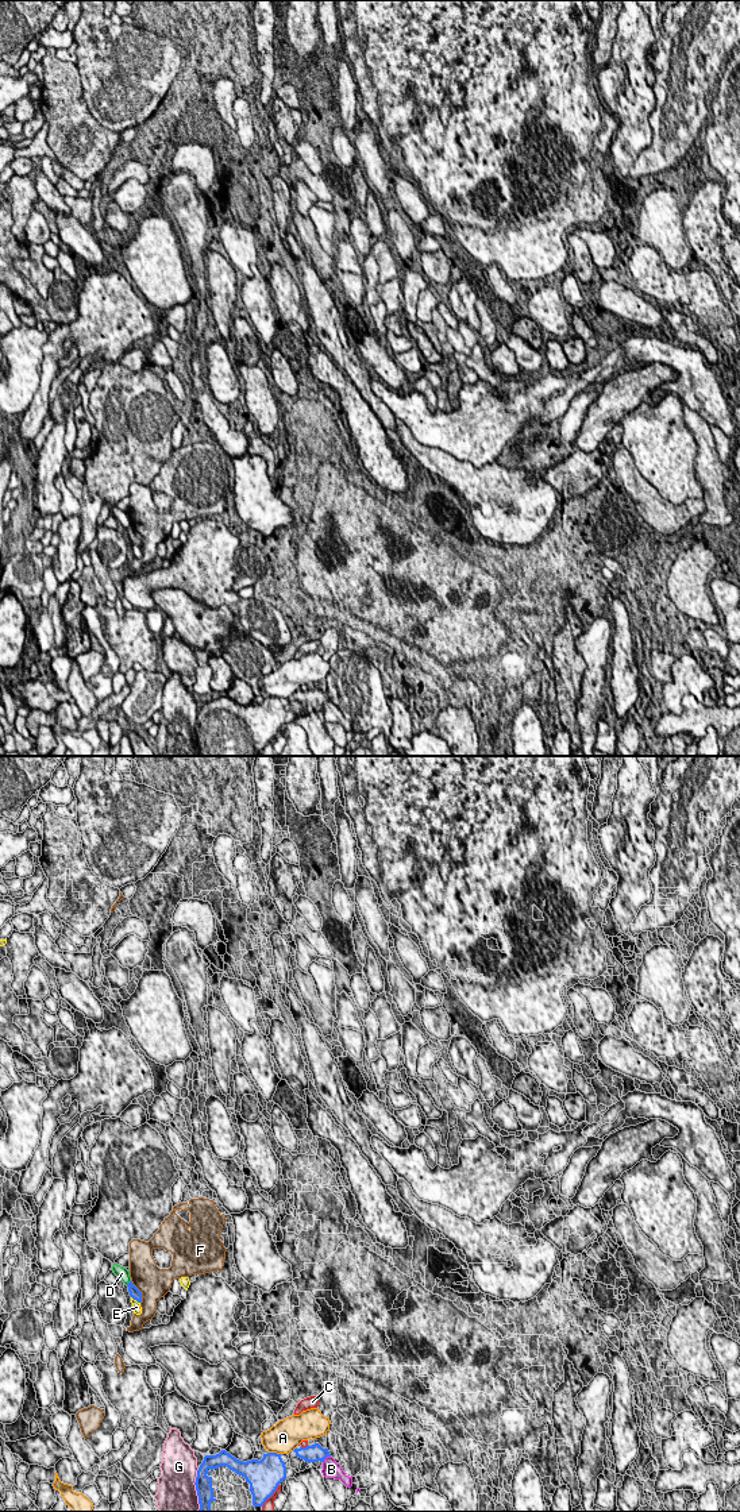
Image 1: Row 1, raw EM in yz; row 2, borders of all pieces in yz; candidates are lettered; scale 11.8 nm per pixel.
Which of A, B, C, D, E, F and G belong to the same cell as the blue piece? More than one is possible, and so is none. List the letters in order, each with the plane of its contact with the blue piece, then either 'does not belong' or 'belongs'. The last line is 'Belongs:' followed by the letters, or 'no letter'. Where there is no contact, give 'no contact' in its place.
A: meets blue in yz; does not belong
B: meets blue in yz; does not belong
C: meets blue in yz; does not belong
D: meets blue in yz; does not belong
E: meets blue in yz; does not belong
F: meets blue in yz; does not belong
G: meets blue in yz; does not belong
Belongs: no letter

